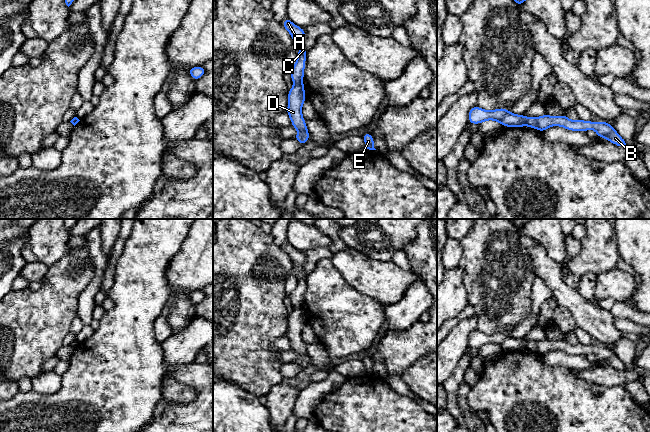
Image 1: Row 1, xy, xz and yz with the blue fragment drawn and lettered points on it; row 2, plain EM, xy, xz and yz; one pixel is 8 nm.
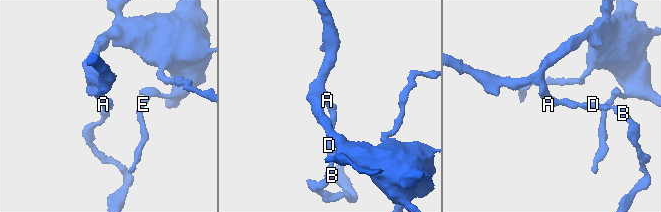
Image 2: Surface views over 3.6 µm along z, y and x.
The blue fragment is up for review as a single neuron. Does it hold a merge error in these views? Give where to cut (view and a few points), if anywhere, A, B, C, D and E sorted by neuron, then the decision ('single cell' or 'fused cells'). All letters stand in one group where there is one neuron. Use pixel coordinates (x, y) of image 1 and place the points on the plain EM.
cut in xz along (302, 306), (295, 308); A C E / B D; fused cells

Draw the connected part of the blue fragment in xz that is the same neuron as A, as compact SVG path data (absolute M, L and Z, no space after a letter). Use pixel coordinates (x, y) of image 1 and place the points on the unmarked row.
M289 242L285 243L281 249L290 257L294 270L298 269L300 271L300 275L296 277L296 287L290 295L290 300L294 308L302 308L307 276L307 273L303 270L306 257L303 252L295 249Z

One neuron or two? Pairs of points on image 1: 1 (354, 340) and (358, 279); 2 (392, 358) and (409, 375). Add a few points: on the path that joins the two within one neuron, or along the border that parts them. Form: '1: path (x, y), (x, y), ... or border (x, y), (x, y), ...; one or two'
1: border (340, 273), (354, 288), (378, 300); two
2: border (425, 357), (413, 362), (400, 375); two

